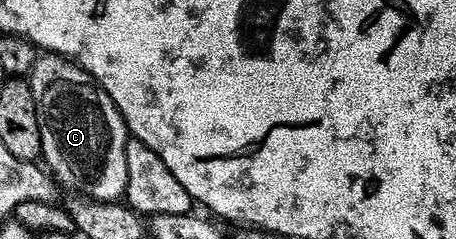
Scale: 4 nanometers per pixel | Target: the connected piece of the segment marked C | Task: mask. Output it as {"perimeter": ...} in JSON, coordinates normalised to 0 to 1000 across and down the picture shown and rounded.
{"perimeter":[[[114,222],[83,226],[77,272],[64,293],[59,326],[64,335],[68,389],[77,406],[77,473],[86,490],[86,573],[90,577],[88,661],[92,669],[99,665],[101,686],[96,682],[96,695],[112,720],[114,745],[123,753],[127,770],[138,766],[143,778],[154,782],[154,791],[160,795],[154,803],[191,833],[215,833],[219,849],[246,849],[263,837],[279,791],[279,607],[274,603],[279,536],[270,490],[261,473],[261,456],[248,435],[237,389],[230,385],[204,331],[204,318],[189,305],[167,255],[147,247],[138,230],[118,230]]]}

